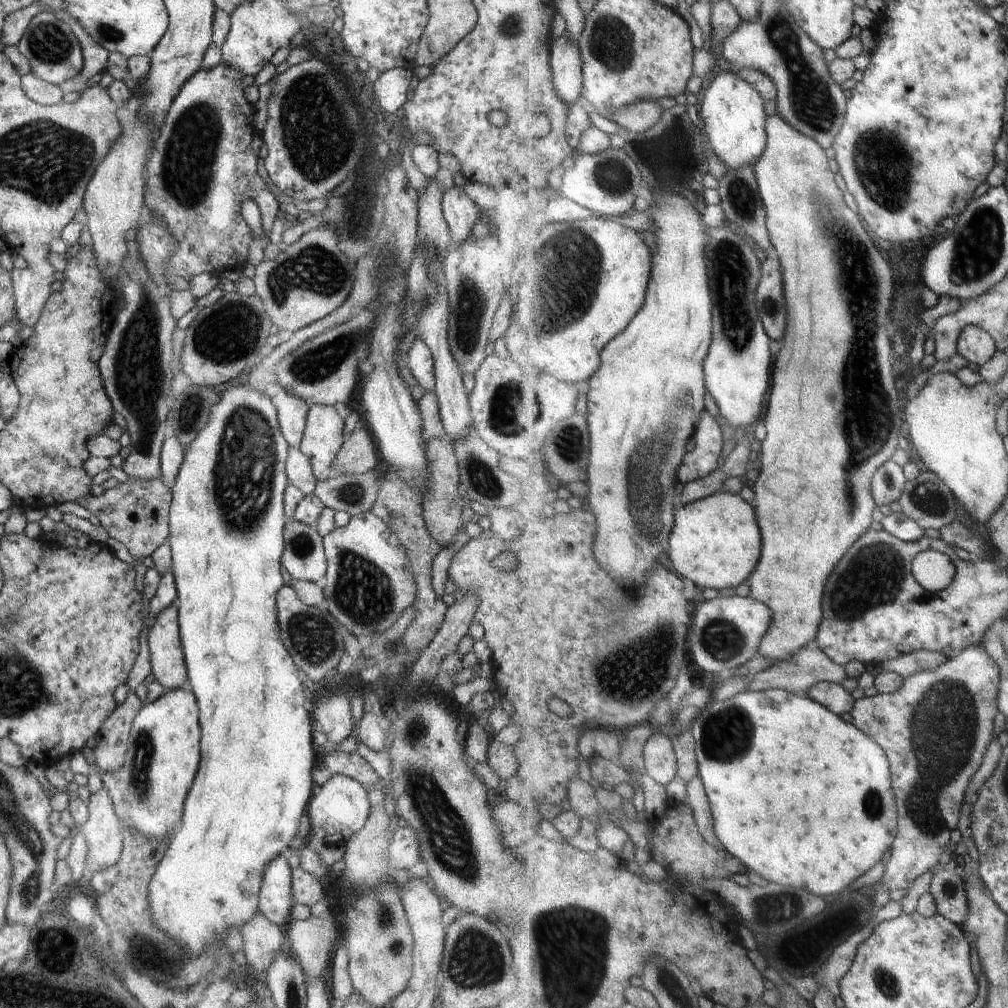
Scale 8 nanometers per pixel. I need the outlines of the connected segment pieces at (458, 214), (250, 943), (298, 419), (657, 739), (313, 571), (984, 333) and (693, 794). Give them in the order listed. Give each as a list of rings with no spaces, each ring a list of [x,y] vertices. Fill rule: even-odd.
[[[461,183],[446,191],[441,203],[443,217],[451,232],[451,243],[459,243],[470,237],[480,208],[466,195]]]
[[[262,913],[254,915],[241,929],[244,956],[256,971],[268,972],[275,957],[281,952],[284,930],[270,922]]]
[[[282,387],[270,390],[268,396],[275,406],[283,437],[290,447],[298,449],[311,405]]]
[[[655,734],[646,745],[645,759],[648,774],[660,785],[666,787],[679,776],[679,756],[672,738]]]
[[[289,518],[285,520],[283,537],[285,549],[281,564],[288,577],[321,584],[327,571],[327,558],[318,531]]]
[[[968,325],[959,342],[959,354],[970,364],[984,366],[996,356],[997,342],[989,331],[976,325]]]
[[[696,775],[687,785],[688,802],[695,810],[698,826],[702,834],[715,845],[722,847],[723,842],[717,837],[715,831],[715,814],[707,791],[704,779]]]

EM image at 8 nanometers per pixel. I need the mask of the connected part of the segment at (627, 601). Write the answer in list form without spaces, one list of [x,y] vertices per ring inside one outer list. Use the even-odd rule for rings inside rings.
[[[547,504],[535,513],[526,511],[521,532],[516,538],[509,541],[496,536],[470,539],[452,558],[448,569],[449,578],[457,588],[462,588],[477,599],[474,620],[484,628],[485,640],[492,650],[495,693],[511,706],[509,737],[520,765],[515,776],[503,783],[500,797],[535,803],[550,814],[569,807],[571,783],[581,780],[582,754],[578,742],[584,730],[592,726],[610,730],[614,712],[616,728],[630,728],[650,722],[661,702],[666,701],[676,688],[680,675],[689,672],[691,662],[688,636],[695,614],[690,612],[690,600],[684,594],[686,582],[681,574],[658,565],[645,580],[642,590],[636,590],[636,596],[630,596],[630,590],[624,590],[626,584],[620,584],[596,560],[596,536],[598,520],[594,512],[582,508],[562,514],[553,512]],[[500,552],[516,554],[518,568],[514,572],[504,574],[492,566],[492,558]],[[556,698],[570,700],[574,704],[574,714],[578,714],[580,720],[562,718],[562,708],[558,708]]]

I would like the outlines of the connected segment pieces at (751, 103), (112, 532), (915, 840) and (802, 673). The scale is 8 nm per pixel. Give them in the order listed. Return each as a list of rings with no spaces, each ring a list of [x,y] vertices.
[[[726,70],[725,72],[713,72],[708,76],[710,84],[704,91],[704,101],[701,115],[705,122],[705,130],[709,135],[711,146],[715,154],[733,169],[740,169],[746,165],[754,165],[760,161],[769,148],[768,110],[766,110],[766,98],[761,90],[751,82],[743,79],[738,72]]]
[[[129,477],[128,481],[119,482],[100,496],[90,494],[77,500],[76,504],[84,506],[86,510],[98,516],[109,536],[122,542],[134,559],[139,561],[150,556],[158,546],[167,541],[172,497],[171,488],[164,484],[162,477],[152,480]]]
[[[981,642],[980,645],[965,650],[964,653],[958,655],[955,659],[949,659],[938,671],[920,673],[919,675],[908,677],[905,679],[905,685],[897,693],[891,695],[880,693],[872,698],[863,698],[855,702],[854,710],[851,712],[854,723],[862,729],[862,732],[870,735],[870,738],[877,740],[885,747],[885,751],[889,754],[891,770],[893,771],[894,788],[897,790],[899,831],[897,840],[894,841],[893,848],[890,850],[891,857],[886,865],[886,871],[882,879],[884,888],[889,891],[896,890],[896,888],[900,888],[900,890],[910,889],[922,875],[940,869],[943,862],[952,853],[954,845],[952,841],[952,830],[956,830],[960,826],[962,806],[964,806],[964,800],[966,800],[966,792],[968,792],[974,776],[978,774],[978,770],[984,764],[988,746],[990,746],[990,743],[996,737],[994,734],[994,722],[996,722],[996,716],[1001,712],[999,709],[999,693],[1002,680],[1001,666],[997,663],[996,657],[997,654],[986,651],[985,645]]]
[[[812,645],[804,647],[796,654],[796,657],[786,661],[778,661],[771,668],[757,674],[751,684],[750,690],[765,691],[770,689],[784,689],[794,694],[808,697],[810,689],[819,682],[830,681],[841,685],[846,678],[848,678],[848,672],[846,672],[845,666],[832,660],[818,646]]]

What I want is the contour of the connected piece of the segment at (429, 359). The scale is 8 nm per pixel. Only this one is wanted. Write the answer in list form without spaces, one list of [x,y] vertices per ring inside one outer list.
[[[416,338],[410,348],[406,360],[407,365],[418,384],[426,391],[435,390],[434,361],[430,349],[420,338]]]

